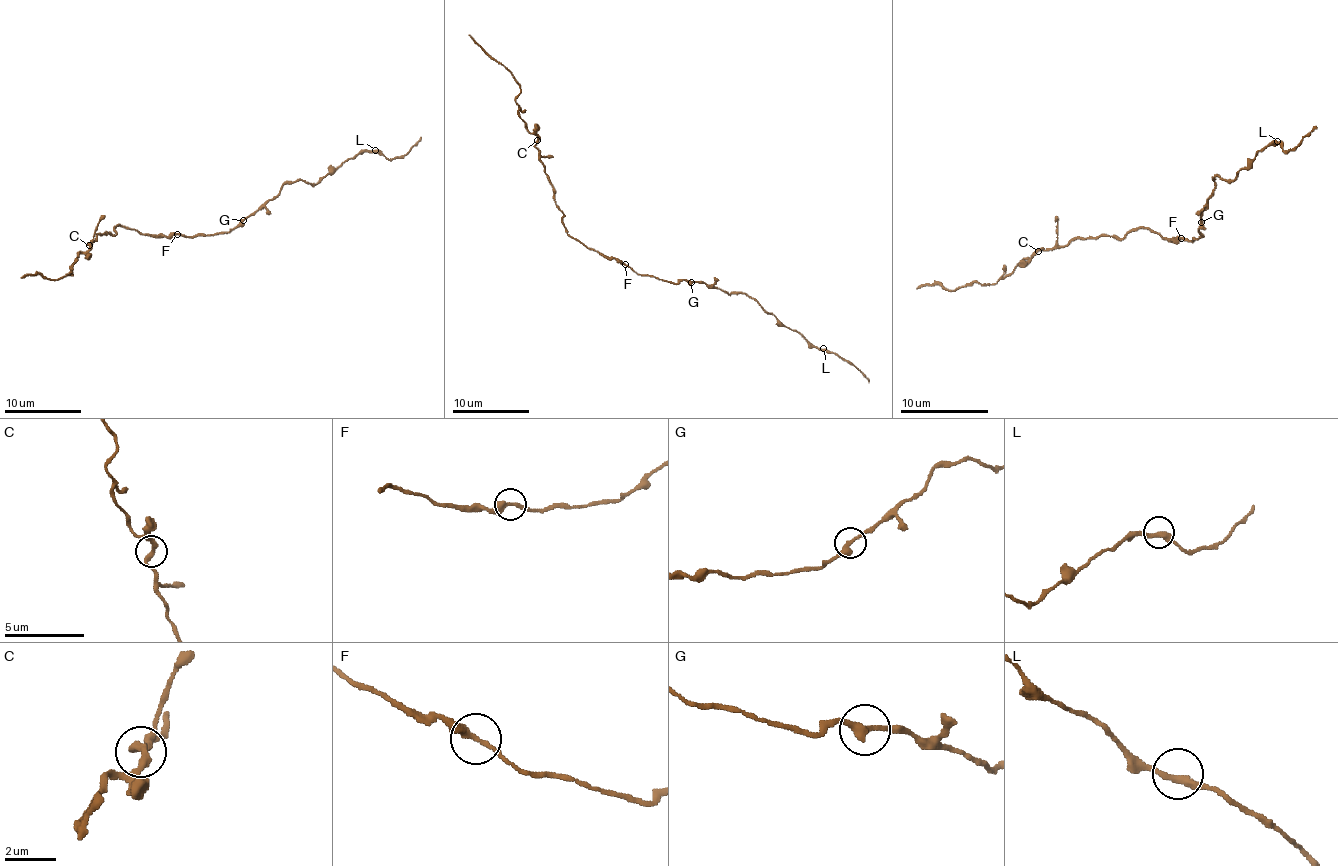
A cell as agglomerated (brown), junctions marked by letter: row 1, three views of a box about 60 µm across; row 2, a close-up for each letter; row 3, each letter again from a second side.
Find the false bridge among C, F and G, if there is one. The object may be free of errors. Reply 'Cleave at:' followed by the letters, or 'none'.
Cleave at: G

